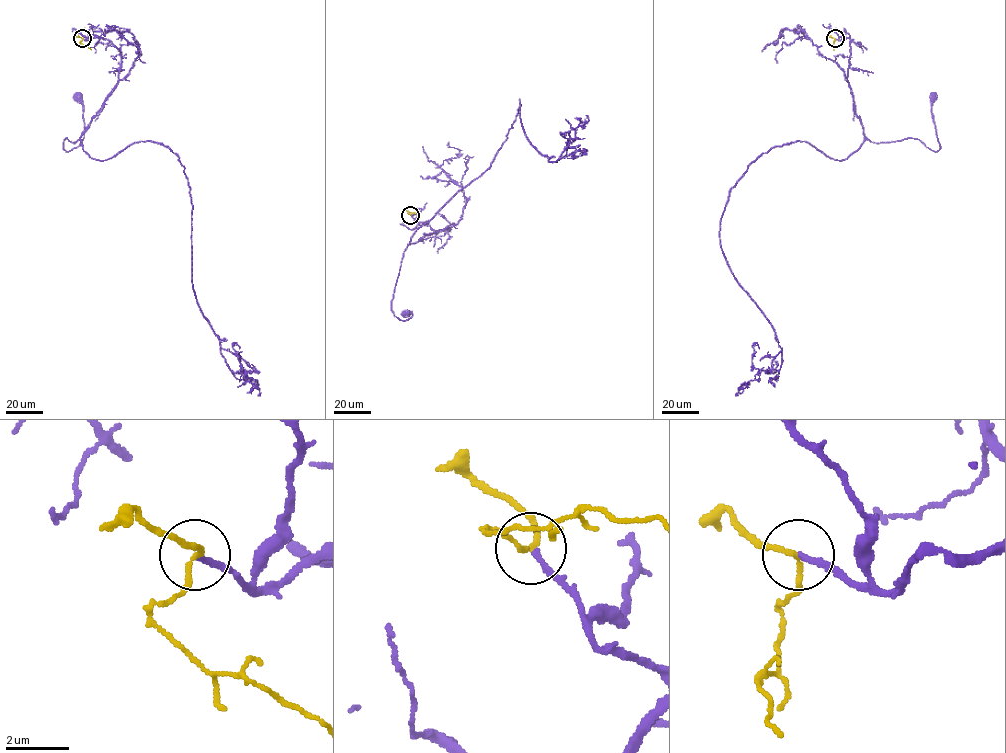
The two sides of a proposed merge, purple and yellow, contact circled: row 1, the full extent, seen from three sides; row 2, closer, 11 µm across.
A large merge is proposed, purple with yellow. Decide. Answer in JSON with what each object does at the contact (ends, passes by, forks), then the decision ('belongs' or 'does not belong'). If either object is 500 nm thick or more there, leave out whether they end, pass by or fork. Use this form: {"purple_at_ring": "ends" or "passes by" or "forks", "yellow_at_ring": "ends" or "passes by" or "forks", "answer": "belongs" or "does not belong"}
{"purple_at_ring": "ends", "yellow_at_ring": "passes by", "answer": "belongs"}

